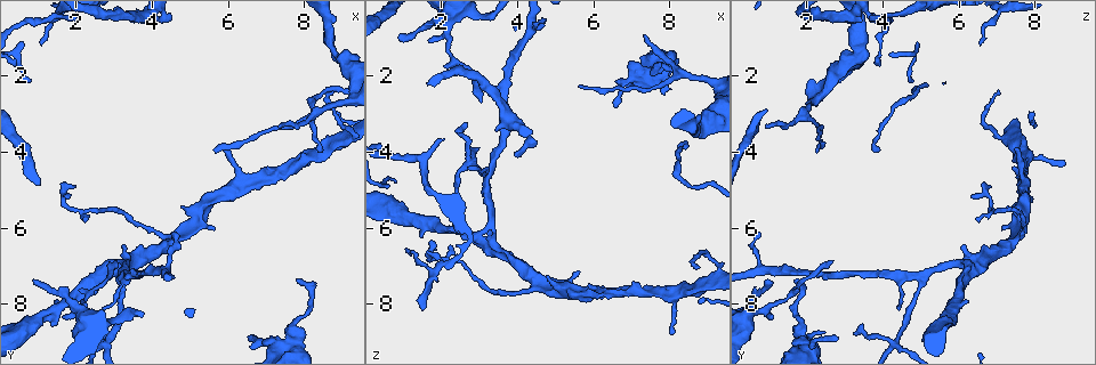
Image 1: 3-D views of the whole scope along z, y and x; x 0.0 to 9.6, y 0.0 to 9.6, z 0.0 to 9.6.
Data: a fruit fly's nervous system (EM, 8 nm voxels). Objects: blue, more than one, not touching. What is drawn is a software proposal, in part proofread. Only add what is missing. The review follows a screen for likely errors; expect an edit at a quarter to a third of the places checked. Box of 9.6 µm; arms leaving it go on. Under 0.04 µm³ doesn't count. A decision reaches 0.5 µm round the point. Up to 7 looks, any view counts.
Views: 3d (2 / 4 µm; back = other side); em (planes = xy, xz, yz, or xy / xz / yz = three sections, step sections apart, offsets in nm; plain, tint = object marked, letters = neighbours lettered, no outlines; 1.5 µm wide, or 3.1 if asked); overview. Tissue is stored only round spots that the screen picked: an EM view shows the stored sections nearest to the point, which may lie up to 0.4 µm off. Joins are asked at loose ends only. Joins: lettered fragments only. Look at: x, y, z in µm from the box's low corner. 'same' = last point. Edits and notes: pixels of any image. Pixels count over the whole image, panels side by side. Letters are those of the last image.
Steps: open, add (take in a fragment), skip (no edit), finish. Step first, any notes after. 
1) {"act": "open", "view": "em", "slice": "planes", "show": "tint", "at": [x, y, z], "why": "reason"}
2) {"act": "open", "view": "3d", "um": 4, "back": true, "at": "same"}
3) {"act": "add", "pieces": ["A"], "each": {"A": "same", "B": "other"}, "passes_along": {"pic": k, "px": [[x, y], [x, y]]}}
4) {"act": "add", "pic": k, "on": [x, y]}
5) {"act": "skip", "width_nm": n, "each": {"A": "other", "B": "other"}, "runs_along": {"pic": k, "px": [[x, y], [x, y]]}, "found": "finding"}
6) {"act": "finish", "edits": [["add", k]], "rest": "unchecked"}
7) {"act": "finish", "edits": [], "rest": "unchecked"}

{"act": "open", "view": "em", "slice": "xy", "step": 4, "show": "plain", "at": [6.55, 8.90, 2.80]}

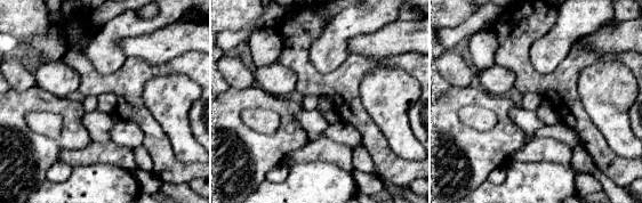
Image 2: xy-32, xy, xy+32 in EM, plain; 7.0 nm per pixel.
{"act": "open", "view": "em", "slice": "xy", "step": 4, "show": "letters", "at": "same"}

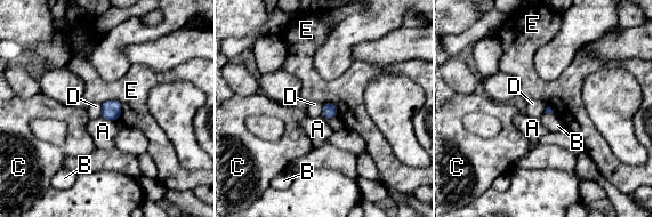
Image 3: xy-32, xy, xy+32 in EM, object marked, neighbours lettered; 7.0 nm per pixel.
{"act": "skip", "each": {"A": "other", "B": "other", "C": "other", "D": "other", "E": "other"}, "border": {"pic": 3, "px": [[101, 104], [102, 115]]}, "found": "none of them fits"}

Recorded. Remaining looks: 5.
{"act": "open", "view": "3d", "um": 4, "at": [0.85, 7.35, 0.95], "why": "thin end"}

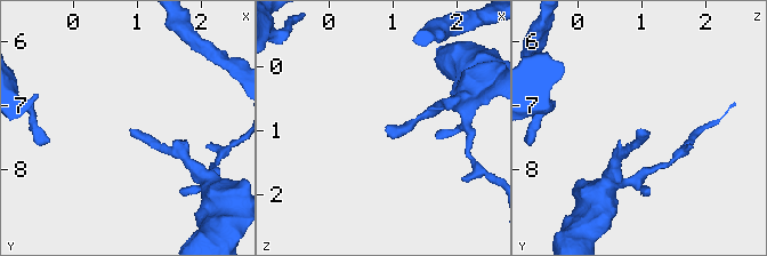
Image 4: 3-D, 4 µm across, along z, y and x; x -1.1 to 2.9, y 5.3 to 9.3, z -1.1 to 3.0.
{"act": "open", "view": "em", "slice": "xy", "step": 4, "show": "letters", "at": [0.90, 7.40, 0.95]}

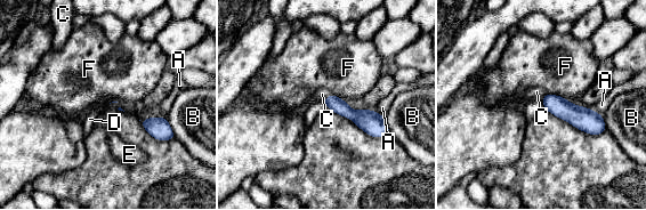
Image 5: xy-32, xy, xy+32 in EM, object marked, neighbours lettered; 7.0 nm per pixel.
{"act": "open", "view": "em", "slice": "planes", "show": "letters", "at": "same"}

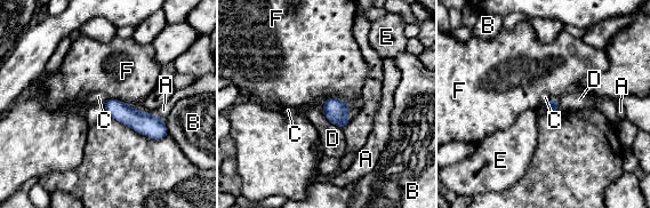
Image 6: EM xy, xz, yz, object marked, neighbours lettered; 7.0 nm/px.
{"act": "add", "pieces": ["C"], "longest_contact_nm": ["D", 240], "each": {"A": "other", "B": "other", "C": "same", "D": "other", "E": "other", "F": "other"}, "passes_along": {"pic": 6, "px": [[552, 104], [546, 102], [545, 97]]}, "found": "it goes on there"}

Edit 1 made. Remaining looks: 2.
{"act": "finish", "edits": [["add", 6]], "rest": "unchecked"}

